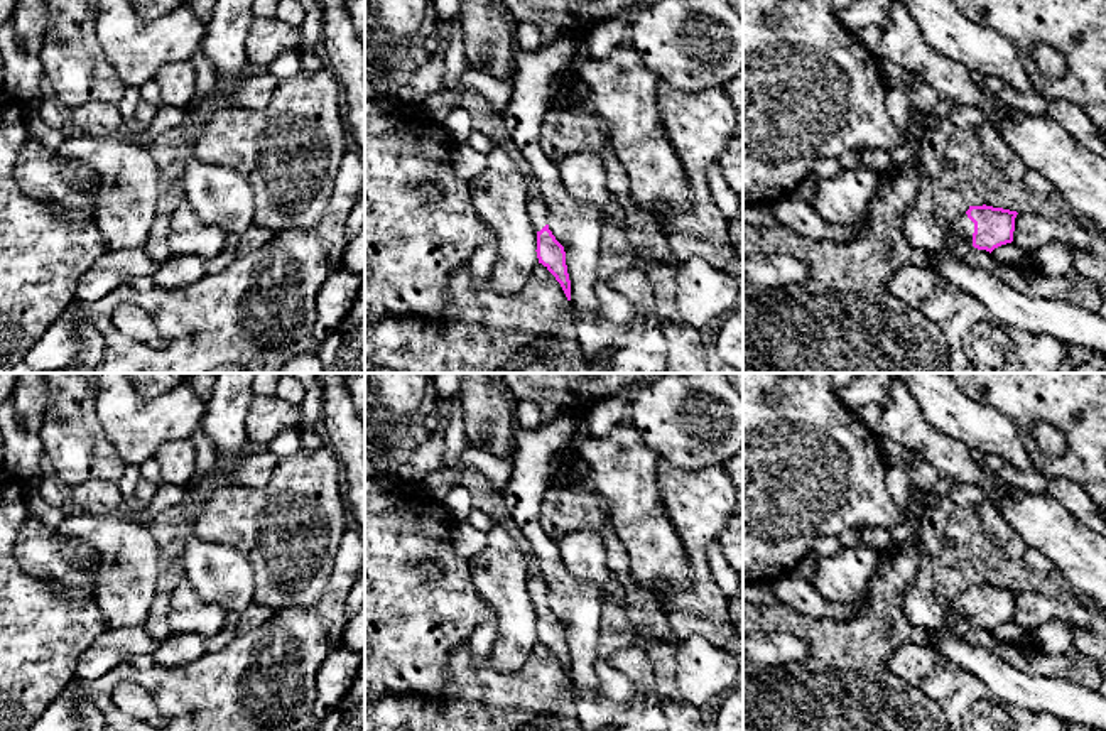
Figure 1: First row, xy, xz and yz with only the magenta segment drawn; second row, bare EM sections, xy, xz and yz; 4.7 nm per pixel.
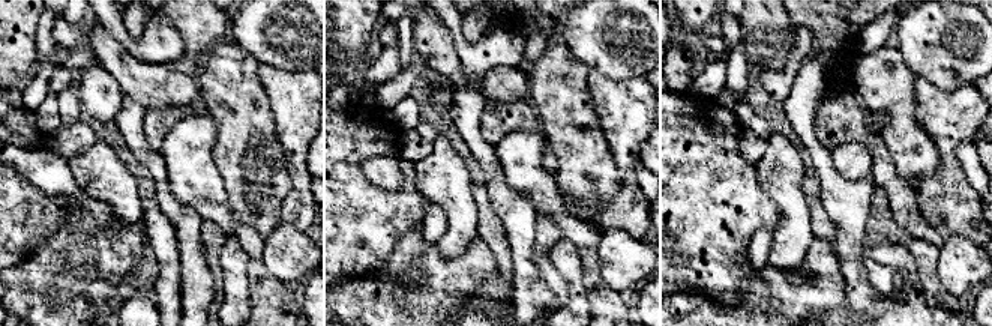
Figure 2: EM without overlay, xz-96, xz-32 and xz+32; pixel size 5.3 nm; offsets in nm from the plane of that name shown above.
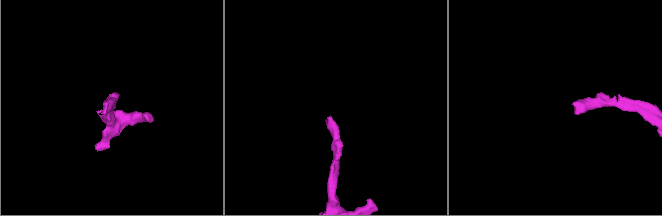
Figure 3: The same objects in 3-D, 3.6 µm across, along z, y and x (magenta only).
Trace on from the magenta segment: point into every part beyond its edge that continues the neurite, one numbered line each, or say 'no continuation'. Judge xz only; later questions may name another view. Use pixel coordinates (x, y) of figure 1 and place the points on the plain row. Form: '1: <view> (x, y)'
1: xz (537, 588)

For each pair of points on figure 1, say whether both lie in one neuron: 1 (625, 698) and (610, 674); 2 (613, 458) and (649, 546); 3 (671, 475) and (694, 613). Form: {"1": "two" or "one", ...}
{"1": "one", "2": "one", "3": "one"}

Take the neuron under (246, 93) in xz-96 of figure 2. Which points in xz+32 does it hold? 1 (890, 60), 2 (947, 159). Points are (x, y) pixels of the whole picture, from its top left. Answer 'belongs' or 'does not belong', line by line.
1: belongs
2: does not belong

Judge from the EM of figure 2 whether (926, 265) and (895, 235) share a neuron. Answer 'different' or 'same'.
same

